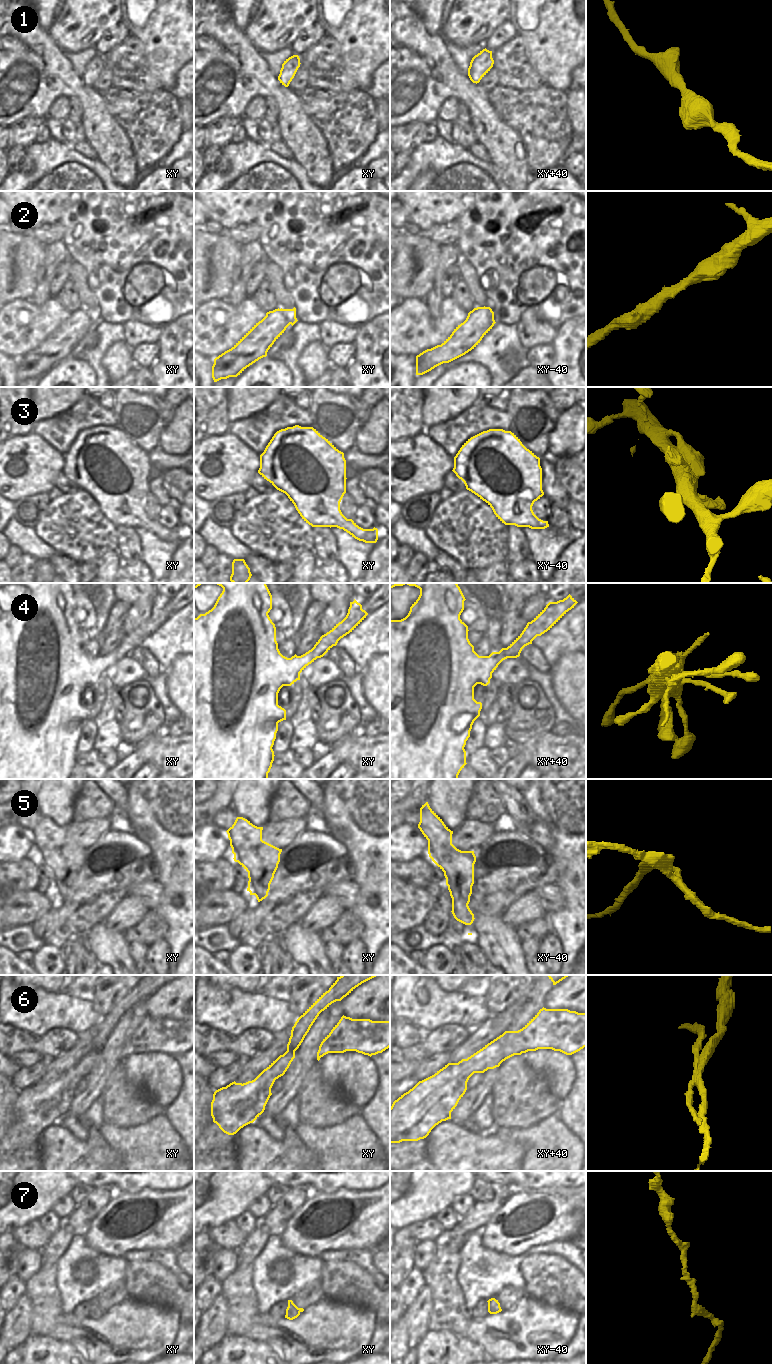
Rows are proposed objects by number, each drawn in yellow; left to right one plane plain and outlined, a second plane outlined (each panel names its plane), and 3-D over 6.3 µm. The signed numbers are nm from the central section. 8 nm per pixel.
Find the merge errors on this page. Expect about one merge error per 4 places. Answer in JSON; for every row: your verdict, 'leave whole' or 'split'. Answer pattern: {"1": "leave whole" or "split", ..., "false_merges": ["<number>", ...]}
{"1": "leave whole", "2": "leave whole", "3": "leave whole", "4": "leave whole", "5": "leave whole", "6": "split", "7": "leave whole", "false_merges": ["6"]}

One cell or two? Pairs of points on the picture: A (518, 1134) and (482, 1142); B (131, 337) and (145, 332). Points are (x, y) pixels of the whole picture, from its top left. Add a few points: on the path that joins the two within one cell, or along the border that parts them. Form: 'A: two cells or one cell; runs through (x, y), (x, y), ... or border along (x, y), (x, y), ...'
A: two cells; border along (490, 1131), (504, 1140), (515, 1141), (522, 1149)
B: one cell; runs through (134, 335), (137, 332), (142, 332)

